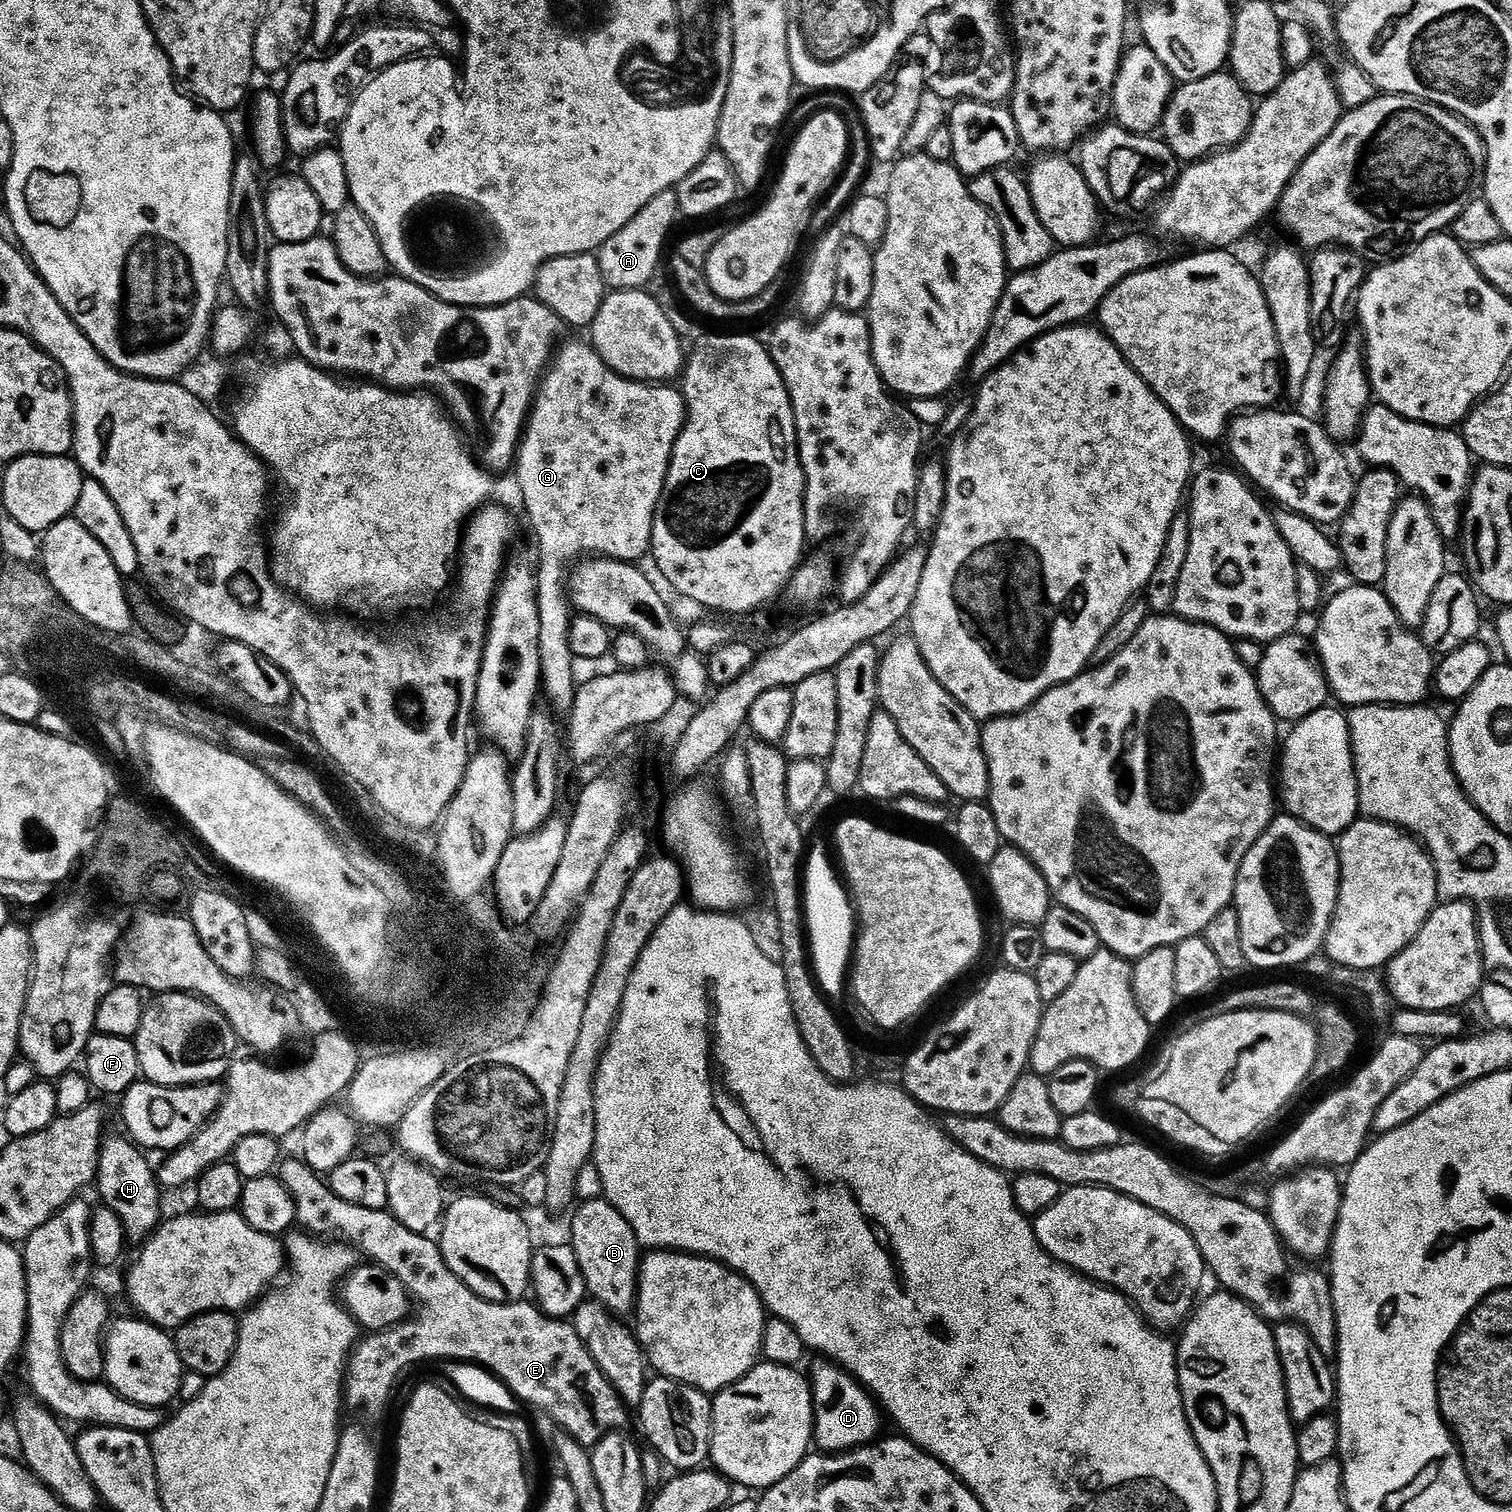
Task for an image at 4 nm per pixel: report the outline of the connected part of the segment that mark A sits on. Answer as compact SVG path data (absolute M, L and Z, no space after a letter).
M675 191L663 192L656 196L622 230L618 230L612 237L600 245L598 259L600 268L604 271L605 281L616 290L644 290L649 287L648 283L656 276L660 268L660 259L664 256L664 243L676 224L676 219L681 219L680 203Z

